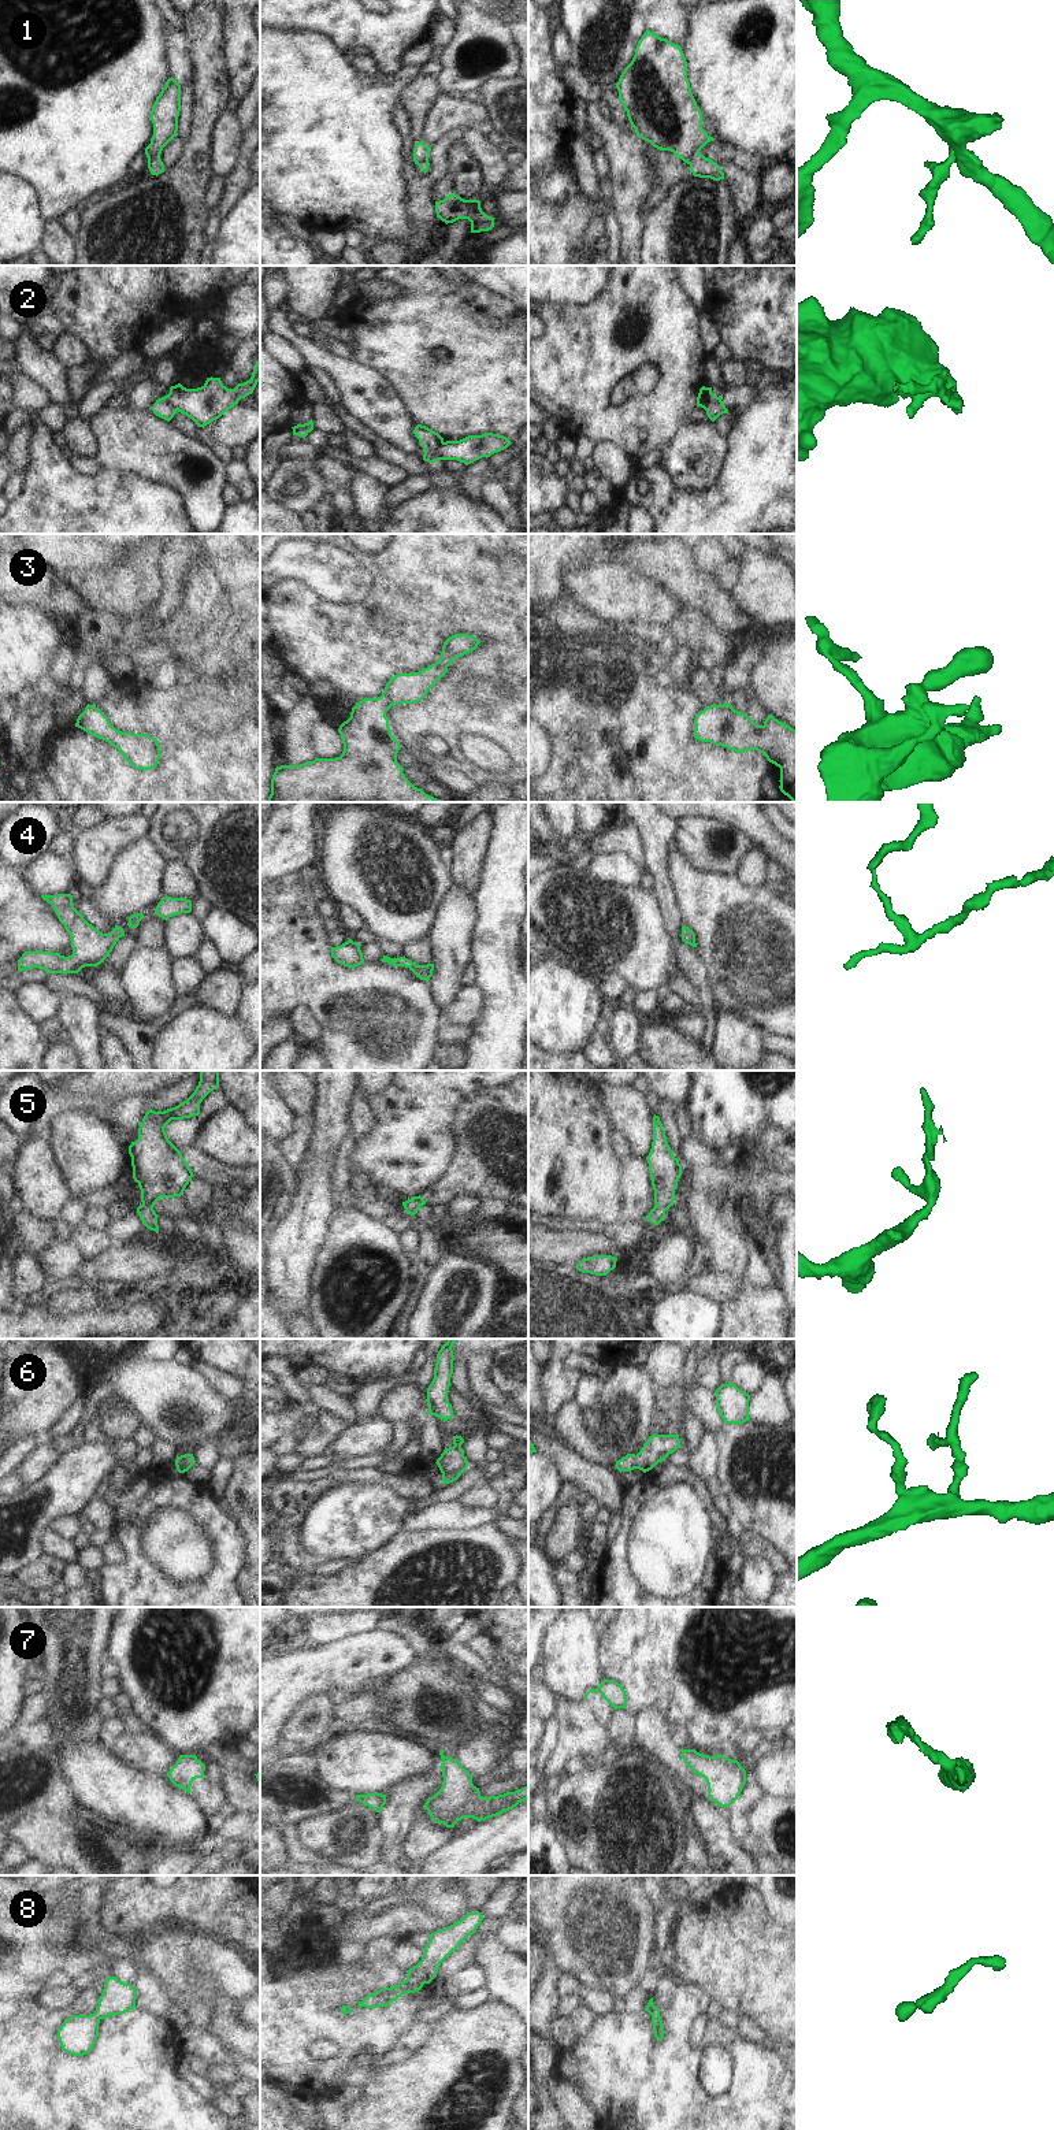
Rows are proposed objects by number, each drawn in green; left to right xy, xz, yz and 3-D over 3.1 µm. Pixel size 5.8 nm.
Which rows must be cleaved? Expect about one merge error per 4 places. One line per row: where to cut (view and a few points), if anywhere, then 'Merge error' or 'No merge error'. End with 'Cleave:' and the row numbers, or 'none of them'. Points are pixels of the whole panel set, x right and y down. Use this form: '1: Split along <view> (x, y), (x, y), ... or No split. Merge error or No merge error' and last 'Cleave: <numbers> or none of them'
1: Split along yz (698, 152), (687, 163). Merge error
2: Split along yz (707, 388), (707, 397), (711, 401), (720, 401). Merge error
3: No split. No merge error
4: No split. No merge error
5: No split. No merge error
6: No split. No merge error
7: No split. No merge error
8: No split. No merge error
Cleave: 1, 2.

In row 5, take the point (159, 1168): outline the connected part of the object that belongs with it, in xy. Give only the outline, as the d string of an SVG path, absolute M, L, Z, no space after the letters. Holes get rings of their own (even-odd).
M201 1070L194 1092L182 1103L164 1112L149 1109L138 1128L138 1139L129 1146L133 1179L141 1190L142 1205L137 1213L142 1224L159 1233L157 1214L153 1210L160 1198L183 1195L194 1176L181 1151L168 1140L164 1131L171 1120L200 1114L200 1103L219 1088L219 1070Z

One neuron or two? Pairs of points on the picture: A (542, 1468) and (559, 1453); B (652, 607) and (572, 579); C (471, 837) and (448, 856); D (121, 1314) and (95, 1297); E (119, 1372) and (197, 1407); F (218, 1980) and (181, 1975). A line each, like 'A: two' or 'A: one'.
A: two
B: one
C: two
D: two
E: one
F: two

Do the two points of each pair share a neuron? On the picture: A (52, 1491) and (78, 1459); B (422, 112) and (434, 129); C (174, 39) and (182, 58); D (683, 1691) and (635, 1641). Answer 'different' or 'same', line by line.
A: same
B: different
C: same
D: same

